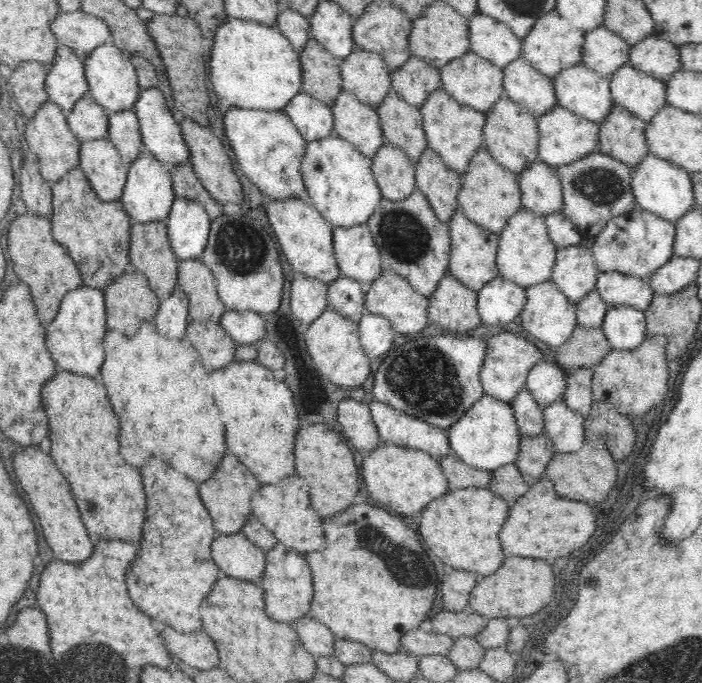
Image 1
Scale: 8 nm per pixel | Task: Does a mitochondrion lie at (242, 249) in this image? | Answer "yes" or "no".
yes

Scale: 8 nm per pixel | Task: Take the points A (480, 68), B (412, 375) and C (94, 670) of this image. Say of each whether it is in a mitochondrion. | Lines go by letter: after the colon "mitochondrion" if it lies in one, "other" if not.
A: other
B: mitochondrion
C: mitochondrion

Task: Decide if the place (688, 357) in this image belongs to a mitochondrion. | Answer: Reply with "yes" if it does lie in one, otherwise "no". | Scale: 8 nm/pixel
no

